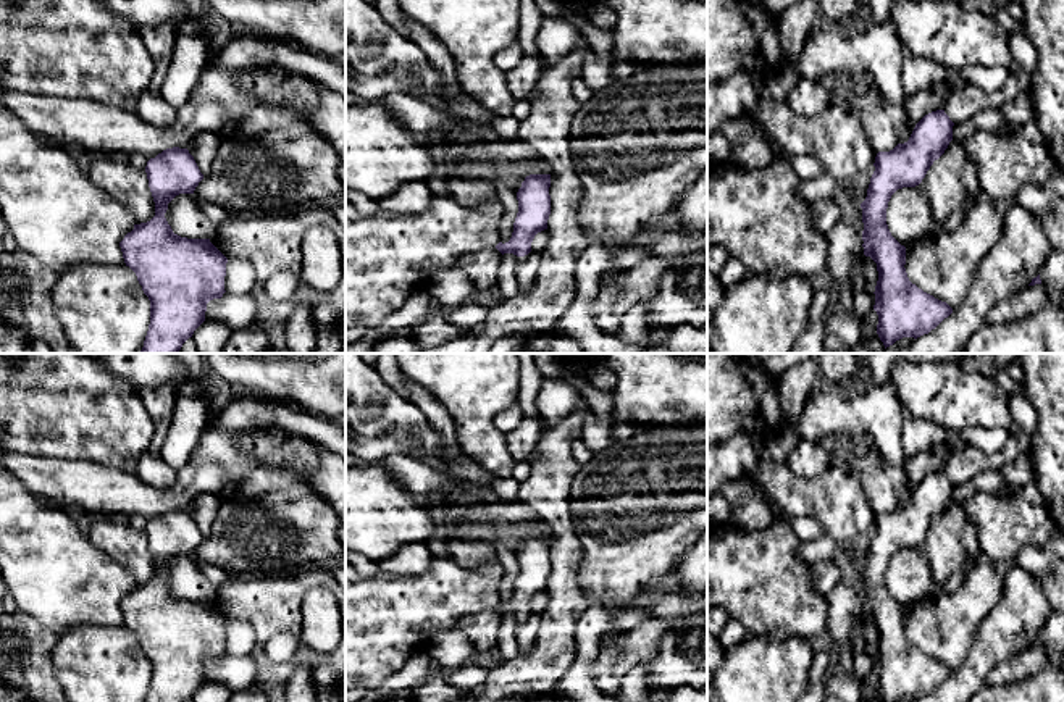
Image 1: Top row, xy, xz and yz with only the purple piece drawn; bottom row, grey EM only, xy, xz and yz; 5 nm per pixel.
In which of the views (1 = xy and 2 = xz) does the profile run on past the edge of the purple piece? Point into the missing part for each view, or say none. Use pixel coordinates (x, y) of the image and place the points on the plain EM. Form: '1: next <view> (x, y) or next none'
1: next none
2: next none

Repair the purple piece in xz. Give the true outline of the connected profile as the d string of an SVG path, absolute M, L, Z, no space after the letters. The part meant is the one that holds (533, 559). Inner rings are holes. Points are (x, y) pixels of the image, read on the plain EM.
M530 536L517 554L518 575L509 604L499 604L496 610L504 615L525 618L531 613L534 597L547 591L551 576L551 536Z

